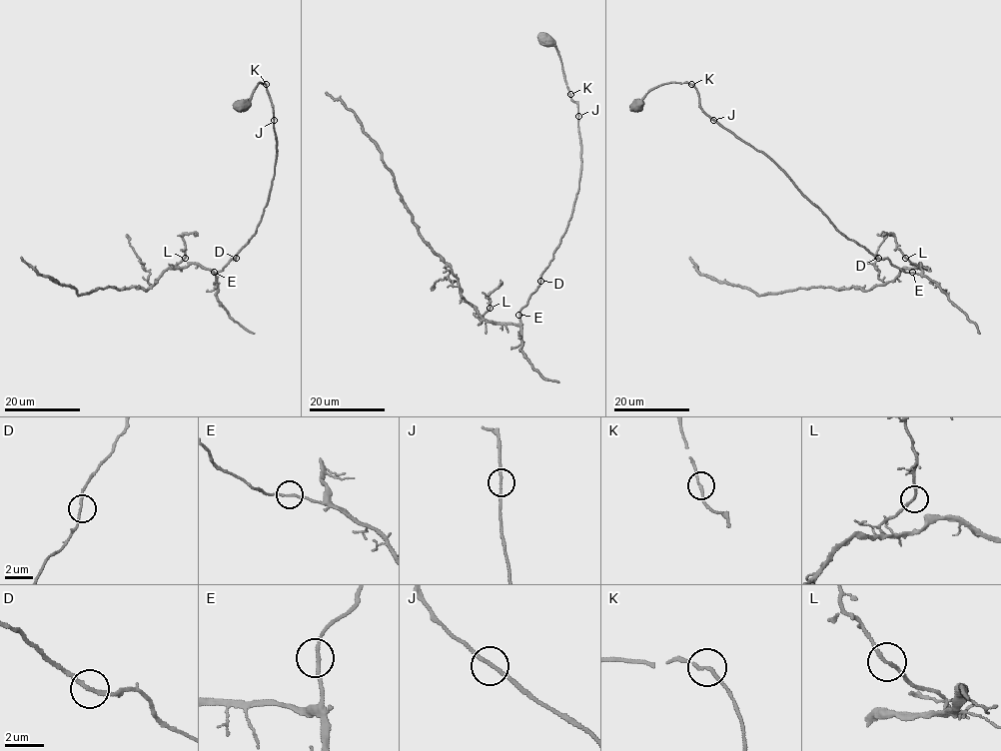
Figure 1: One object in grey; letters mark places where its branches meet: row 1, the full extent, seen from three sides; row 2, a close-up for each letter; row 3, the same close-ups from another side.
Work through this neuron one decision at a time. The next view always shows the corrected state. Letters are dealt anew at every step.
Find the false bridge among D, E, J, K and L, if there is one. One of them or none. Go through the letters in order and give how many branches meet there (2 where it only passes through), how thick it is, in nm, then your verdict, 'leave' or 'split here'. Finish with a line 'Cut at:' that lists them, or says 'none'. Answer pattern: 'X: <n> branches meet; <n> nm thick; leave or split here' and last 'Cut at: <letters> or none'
D: 2 branches meet; 170 nm thick; leave
E: 2 branches meet; 160 nm thick; leave
J: 2 branches meet; 170 nm thick; leave
K: 2 branches meet; 170 nm thick; leave
L: 2 branches meet; 170 nm thick; leave
Cut at: none

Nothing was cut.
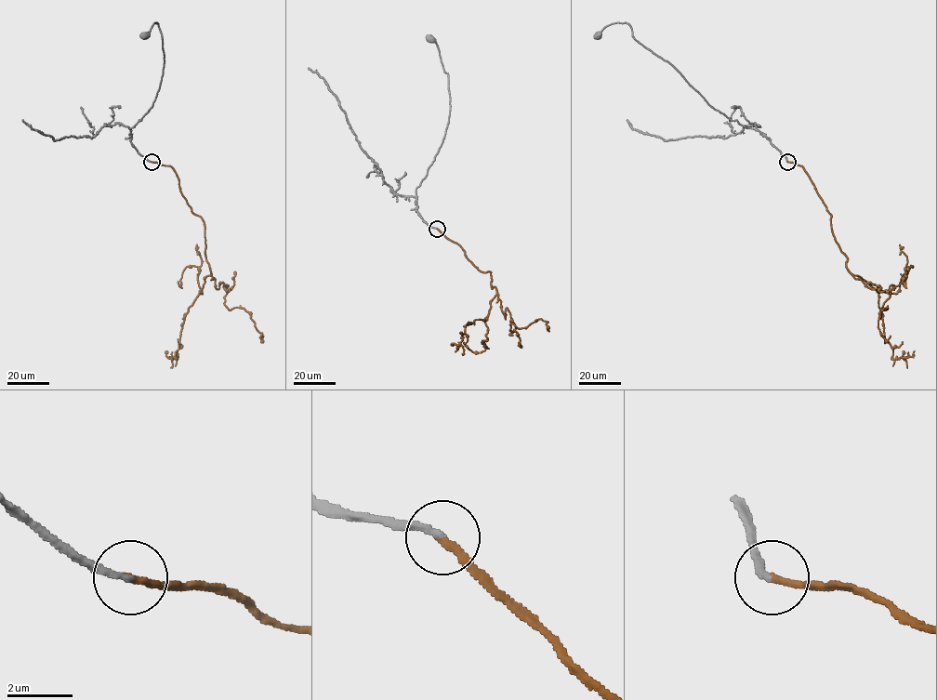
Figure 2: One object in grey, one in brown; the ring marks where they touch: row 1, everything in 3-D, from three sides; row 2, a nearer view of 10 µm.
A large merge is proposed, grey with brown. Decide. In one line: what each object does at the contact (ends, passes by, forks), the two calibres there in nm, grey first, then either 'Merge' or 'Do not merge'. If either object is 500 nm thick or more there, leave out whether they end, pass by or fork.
At the ring grey ends. At the ring brown ends. Thickness 190 nm (grey) against 240 nm. Merge

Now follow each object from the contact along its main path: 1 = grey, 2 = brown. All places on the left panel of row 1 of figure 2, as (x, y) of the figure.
1: (151, 162), (132, 143), (130, 128), (141, 121), (151, 106), (164, 64), (163, 38), (157, 22), (144, 34)
2: (151, 162), (172, 168), (204, 222), (216, 287), (230, 290), (225, 306), (249, 312), (263, 336)

